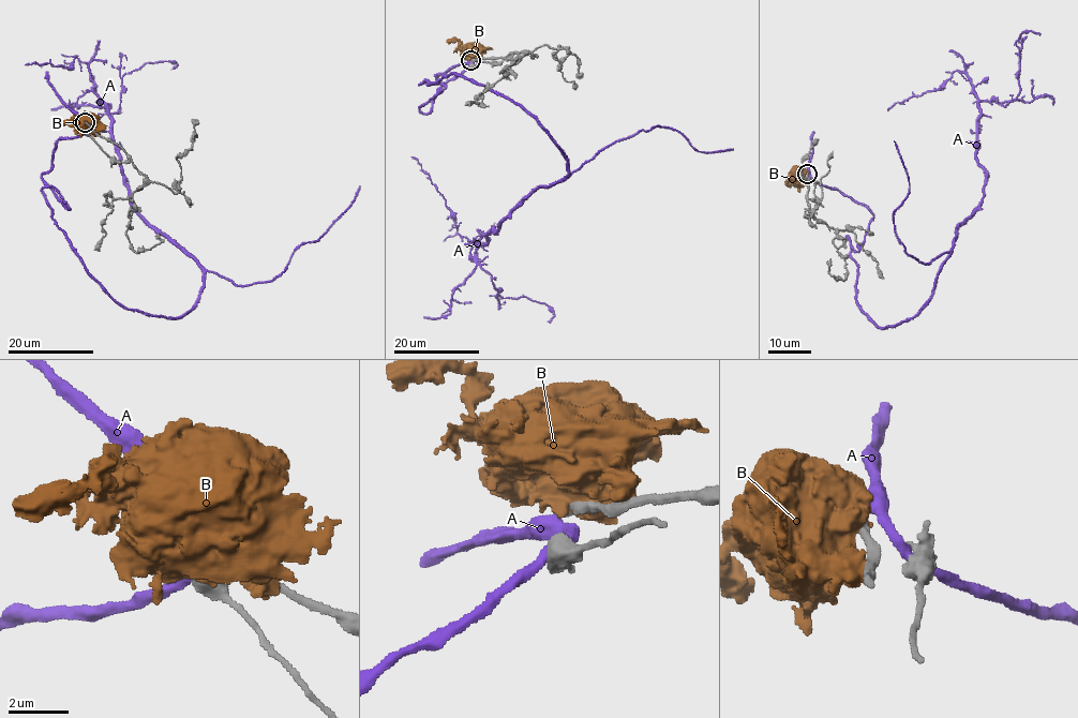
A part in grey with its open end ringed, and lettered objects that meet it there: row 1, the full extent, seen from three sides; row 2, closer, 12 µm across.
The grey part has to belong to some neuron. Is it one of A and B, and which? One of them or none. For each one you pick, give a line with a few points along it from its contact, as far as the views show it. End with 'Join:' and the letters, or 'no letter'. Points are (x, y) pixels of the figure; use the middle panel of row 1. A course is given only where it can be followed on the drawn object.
Join: no letter

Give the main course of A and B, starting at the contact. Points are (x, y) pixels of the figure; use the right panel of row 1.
A: (807, 174), (872, 214), (847, 236), (857, 305), (915, 317), (982, 203), (978, 102), (1012, 102), (1039, 35)
B: (807, 175), (799, 182), (794, 180), (795, 175)

